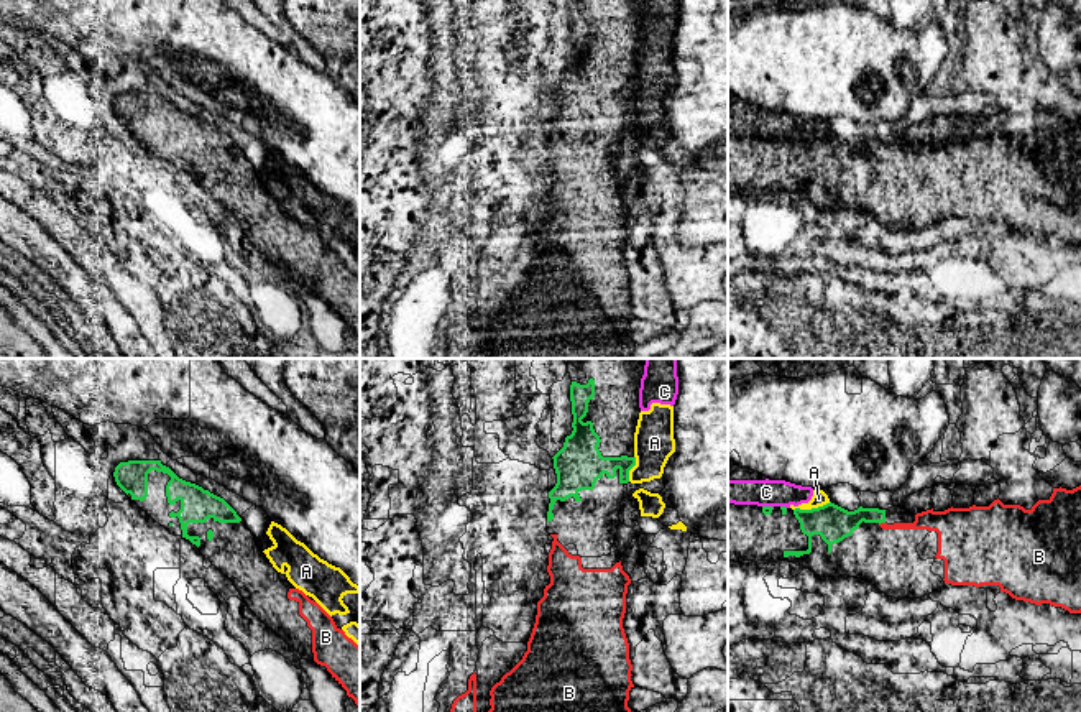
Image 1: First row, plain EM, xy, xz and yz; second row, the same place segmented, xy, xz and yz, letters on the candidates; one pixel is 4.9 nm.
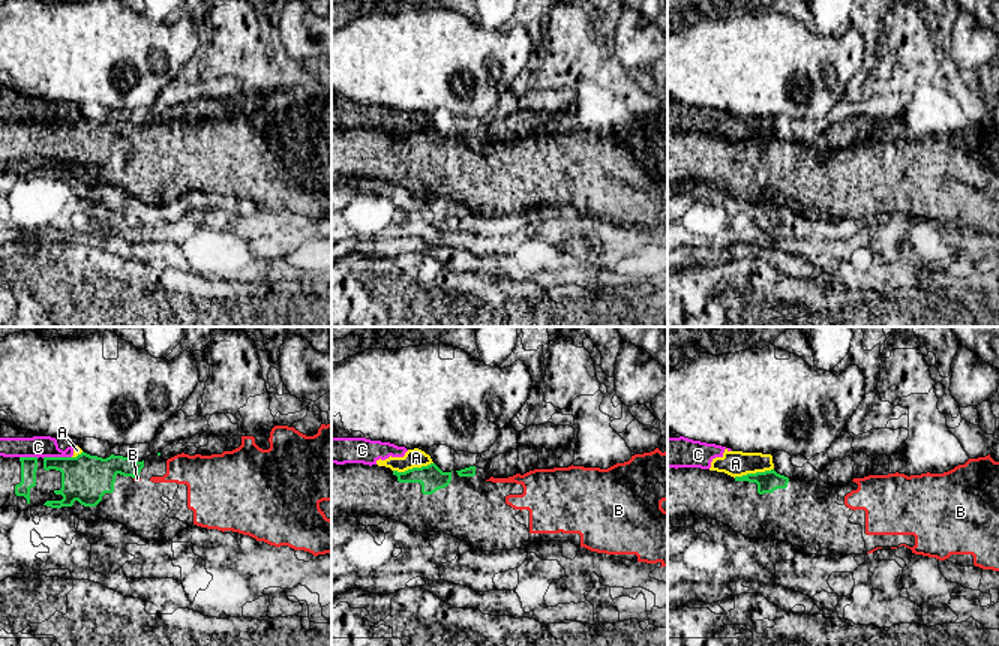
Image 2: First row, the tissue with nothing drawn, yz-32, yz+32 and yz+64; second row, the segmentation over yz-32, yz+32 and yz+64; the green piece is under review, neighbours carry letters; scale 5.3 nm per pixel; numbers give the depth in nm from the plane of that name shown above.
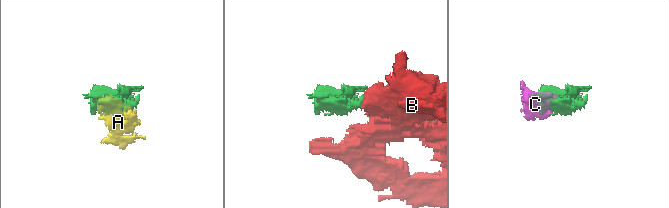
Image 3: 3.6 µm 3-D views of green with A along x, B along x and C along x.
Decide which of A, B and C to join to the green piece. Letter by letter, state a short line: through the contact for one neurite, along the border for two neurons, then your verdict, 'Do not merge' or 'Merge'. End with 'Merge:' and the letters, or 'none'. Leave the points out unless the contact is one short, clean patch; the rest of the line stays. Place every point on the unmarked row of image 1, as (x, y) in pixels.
A: Line: yz (830, 134), (820, 138), (794, 142). Do not merge
B: Merge
C: Line: yz (763, 137), (772, 140). Do not merge
Merge: B

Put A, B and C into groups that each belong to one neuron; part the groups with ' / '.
A C / B

